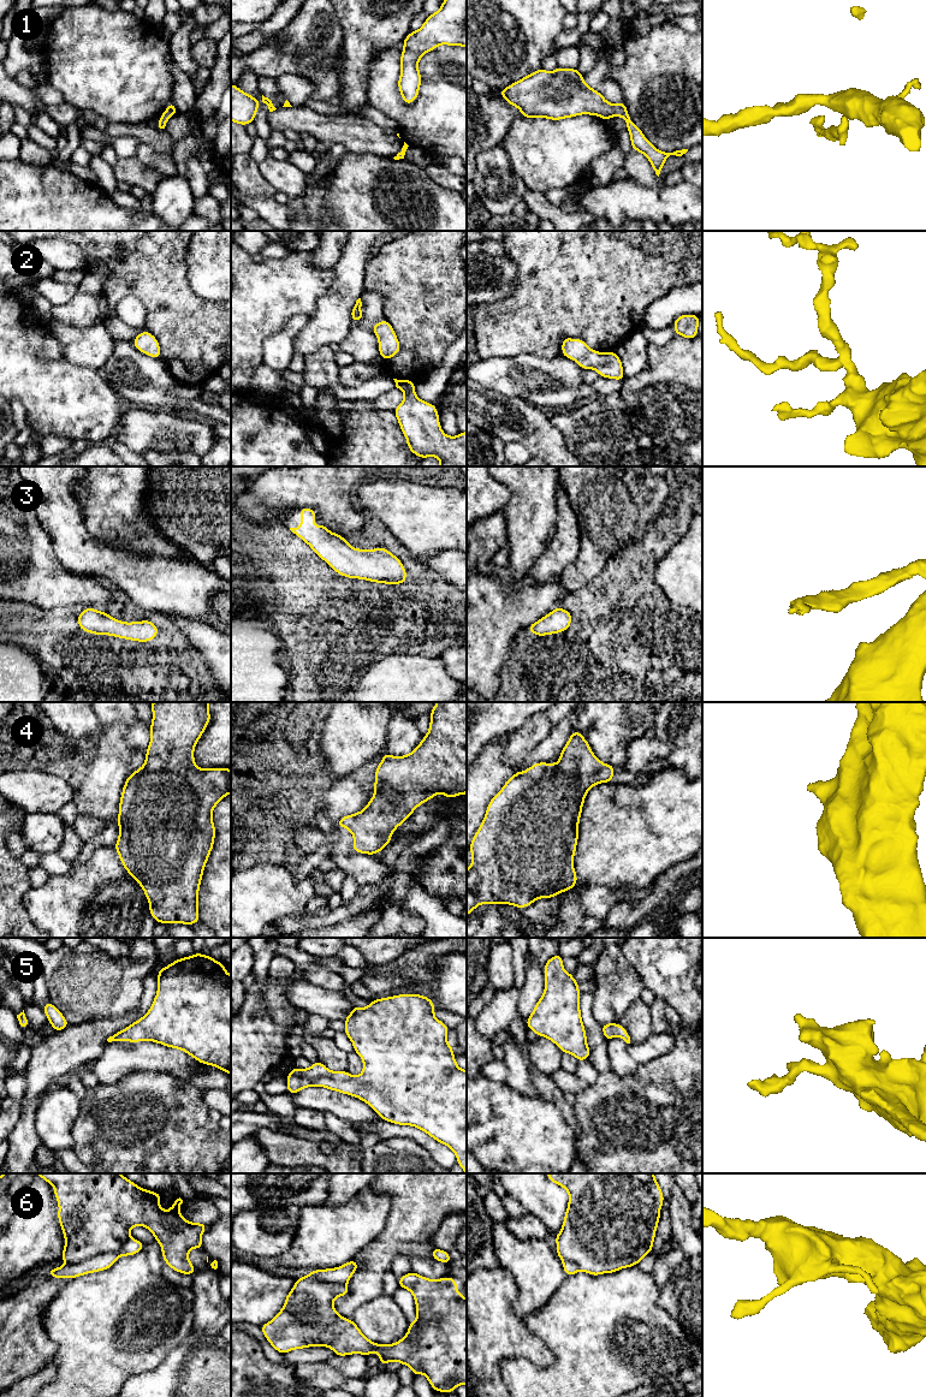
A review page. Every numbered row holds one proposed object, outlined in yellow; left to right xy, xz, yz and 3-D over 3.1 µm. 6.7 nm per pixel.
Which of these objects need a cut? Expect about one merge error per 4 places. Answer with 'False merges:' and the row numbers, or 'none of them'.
False merges: none of them

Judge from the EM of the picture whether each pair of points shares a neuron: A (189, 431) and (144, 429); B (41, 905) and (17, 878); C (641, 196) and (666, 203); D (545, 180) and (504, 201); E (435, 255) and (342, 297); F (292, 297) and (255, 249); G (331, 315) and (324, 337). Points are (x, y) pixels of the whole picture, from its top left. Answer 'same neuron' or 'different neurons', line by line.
A: same neuron
B: different neurons
C: same neuron
D: different neurons
E: different neurons
F: different neurons
G: same neuron

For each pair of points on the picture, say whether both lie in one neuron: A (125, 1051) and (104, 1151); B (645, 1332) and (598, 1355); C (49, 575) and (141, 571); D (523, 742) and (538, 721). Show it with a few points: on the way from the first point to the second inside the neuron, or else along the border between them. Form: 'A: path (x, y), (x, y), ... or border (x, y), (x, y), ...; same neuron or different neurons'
A: border (147, 1071), (134, 1071), (111, 1083), (99, 1083); different neurons
B: path (633, 1342), (619, 1354), (610, 1354); same neuron
C: border (55, 553), (59, 562), (71, 572), (102, 581); different neurons
D: path (528, 737), (538, 726); same neuron

